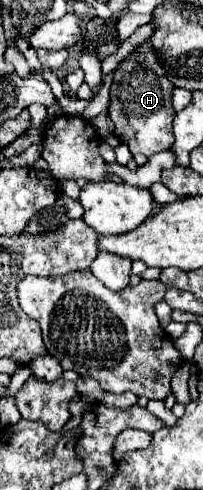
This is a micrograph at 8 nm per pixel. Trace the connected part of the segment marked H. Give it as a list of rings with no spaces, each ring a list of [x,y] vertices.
[[[146,40],[144,44],[140,44],[132,54],[130,58],[126,58],[116,70],[114,70],[114,86],[112,86],[112,92],[110,92],[110,108],[108,108],[108,114],[116,126],[114,134],[126,142],[132,150],[132,154],[154,154],[154,152],[160,152],[160,150],[166,150],[172,146],[172,120],[176,116],[174,108],[172,108],[172,82],[166,78],[164,74],[164,68],[158,64],[156,60],[156,54],[154,54],[154,48],[150,46],[150,42]]]

